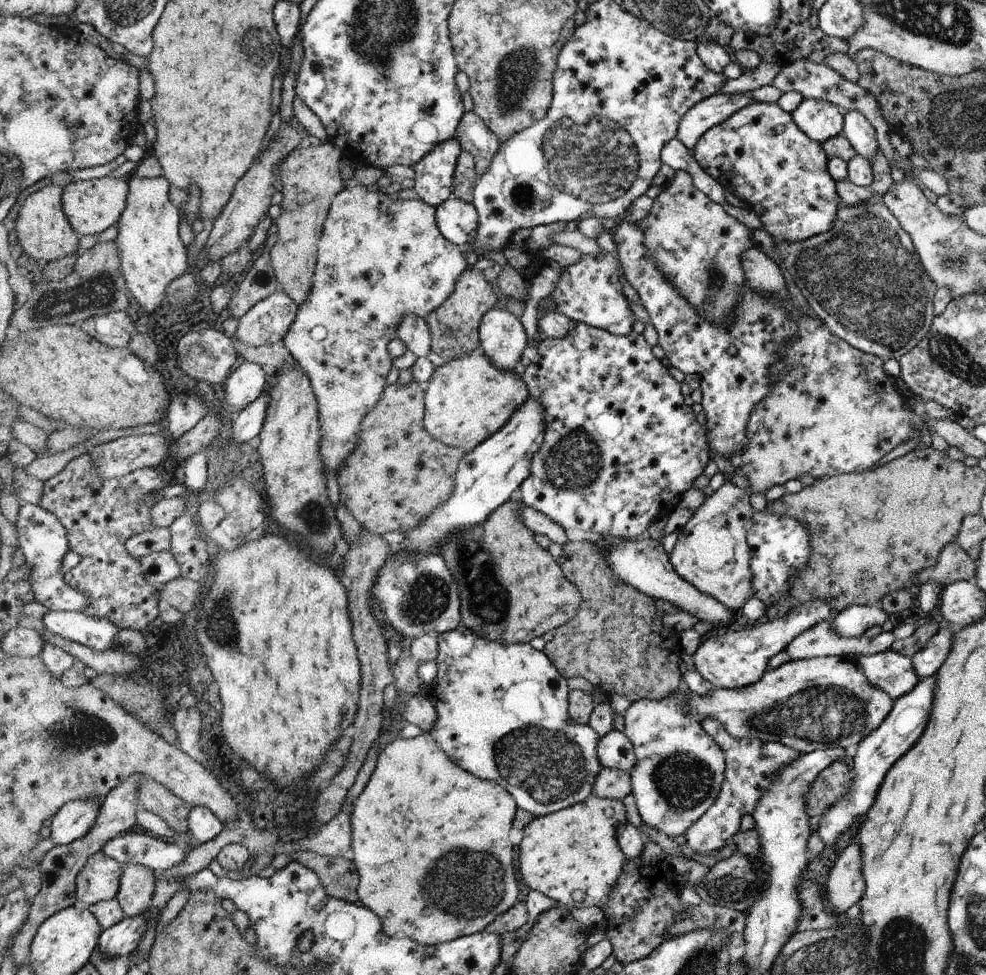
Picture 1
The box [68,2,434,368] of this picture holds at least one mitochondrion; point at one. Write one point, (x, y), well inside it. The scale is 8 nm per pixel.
(258, 47)

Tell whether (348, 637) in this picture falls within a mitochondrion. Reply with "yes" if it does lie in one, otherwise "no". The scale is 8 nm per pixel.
no

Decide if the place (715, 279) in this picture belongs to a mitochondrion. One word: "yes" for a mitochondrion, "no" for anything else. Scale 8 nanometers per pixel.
yes

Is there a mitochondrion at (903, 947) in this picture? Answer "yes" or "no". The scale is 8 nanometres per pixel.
yes

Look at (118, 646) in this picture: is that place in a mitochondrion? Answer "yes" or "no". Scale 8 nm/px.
no

